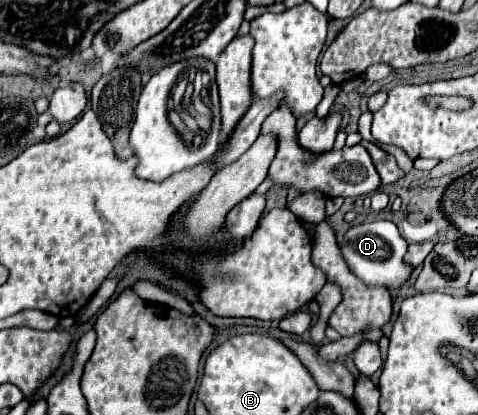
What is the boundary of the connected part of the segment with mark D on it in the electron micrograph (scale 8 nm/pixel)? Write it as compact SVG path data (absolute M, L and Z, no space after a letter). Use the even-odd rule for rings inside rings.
M375 220L371 224L353 226L345 234L345 242L341 244L341 254L357 278L361 278L365 284L385 288L397 288L411 276L411 268L403 262L405 252L407 242L401 238L397 226L389 220Z

